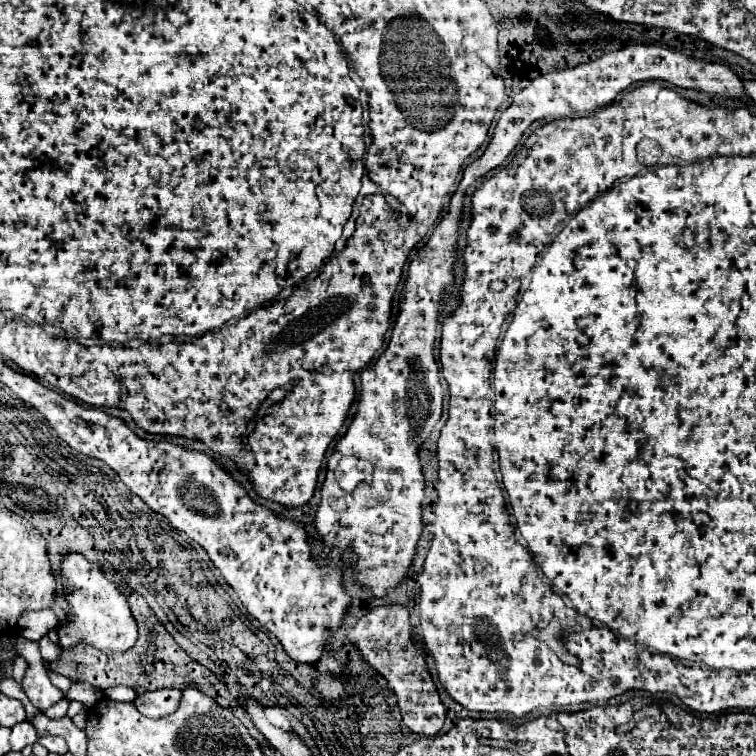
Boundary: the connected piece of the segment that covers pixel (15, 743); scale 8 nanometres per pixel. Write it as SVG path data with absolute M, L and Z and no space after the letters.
M23 719L11 729L11 751L19 751L25 745L33 745L37 741L37 731L29 719Z

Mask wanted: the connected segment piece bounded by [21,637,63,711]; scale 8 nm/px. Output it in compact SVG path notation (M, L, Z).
M21 637L21 657L25 657L27 661L27 671L23 675L23 691L27 693L29 701L39 711L45 711L47 707L61 701L63 693L51 685L47 673L43 671L43 659L39 657L39 647L35 641Z

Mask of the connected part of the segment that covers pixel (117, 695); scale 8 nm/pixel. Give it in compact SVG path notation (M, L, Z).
M125 685L109 687L105 693L107 693L107 697L113 699L113 701L135 701L135 699L137 699L137 693L135 693L131 687L125 687Z

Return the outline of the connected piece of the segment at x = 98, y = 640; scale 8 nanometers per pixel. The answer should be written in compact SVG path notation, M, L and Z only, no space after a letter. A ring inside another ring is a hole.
M69 555L65 557L61 565L63 585L69 593L71 603L71 615L65 627L59 627L59 645L63 649L71 647L79 639L85 639L87 643L93 643L95 647L103 651L125 651L133 647L137 639L137 623L129 611L127 599L117 589L117 585L109 579L105 579L99 565L89 563L81 555Z

